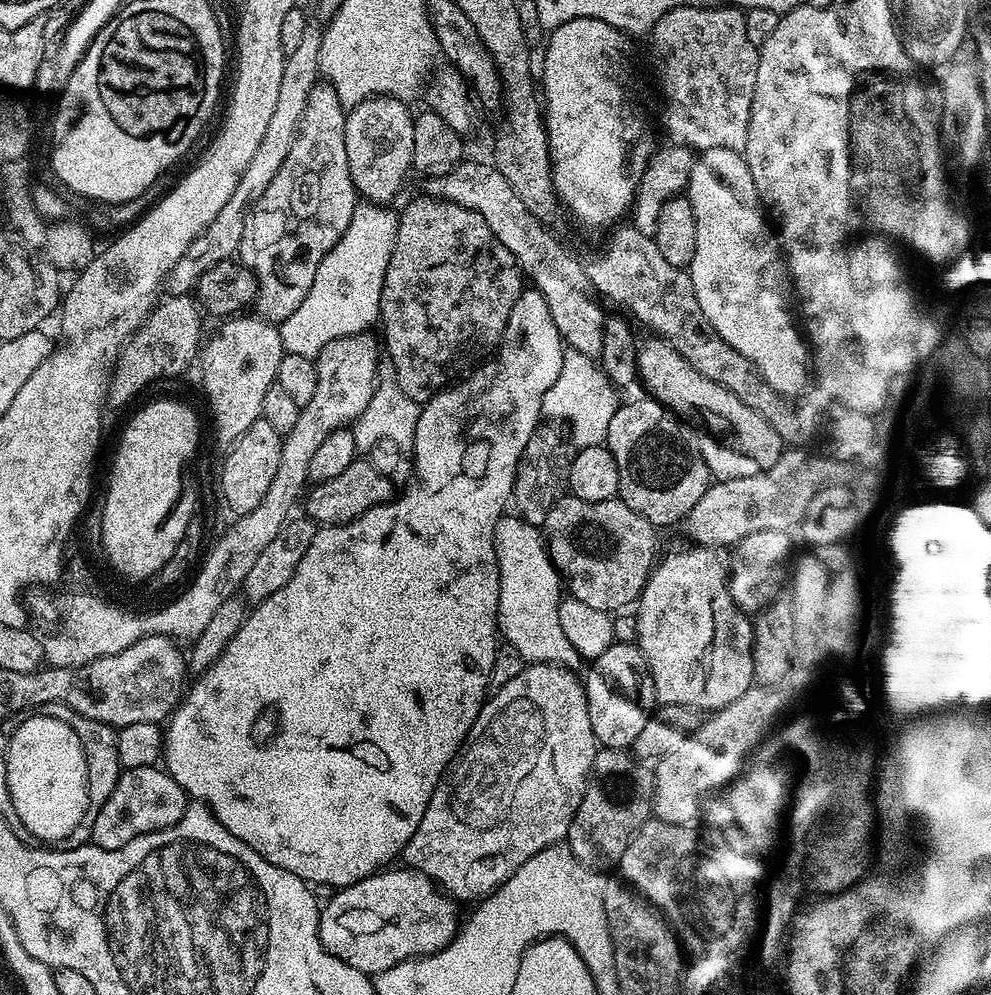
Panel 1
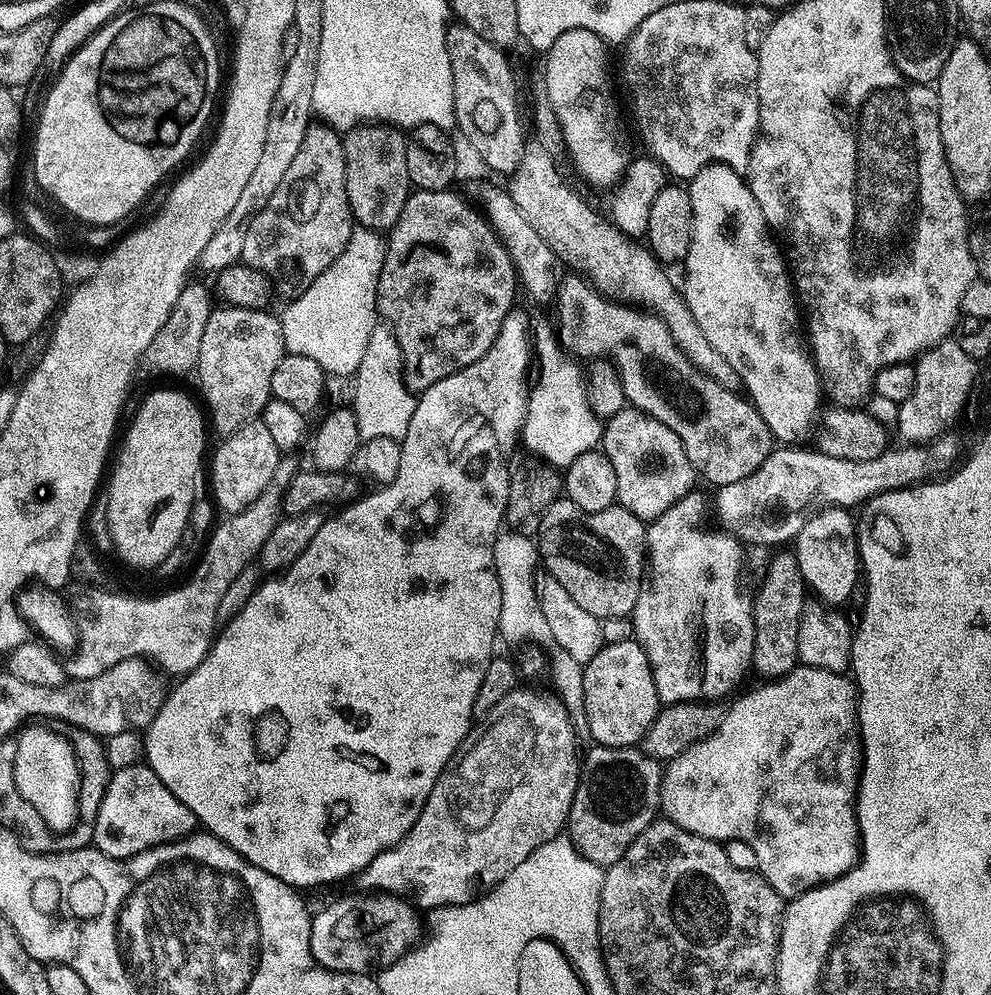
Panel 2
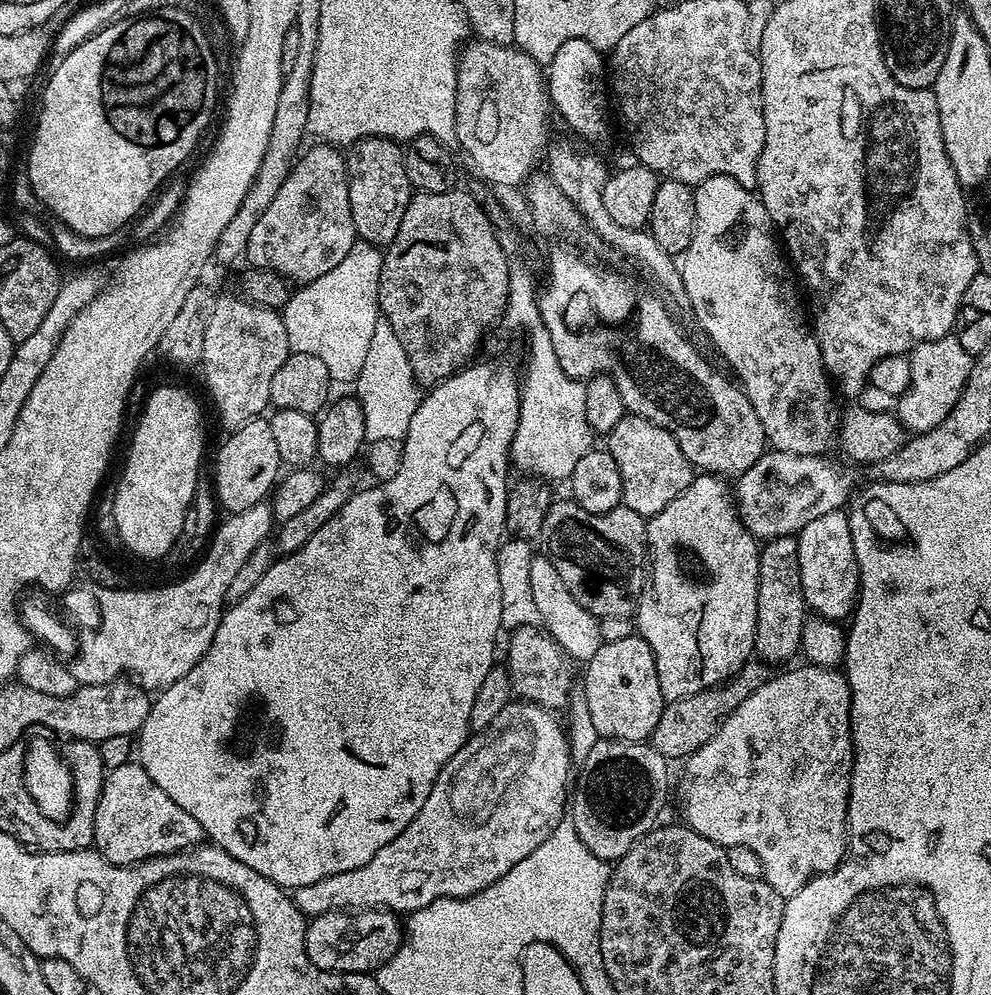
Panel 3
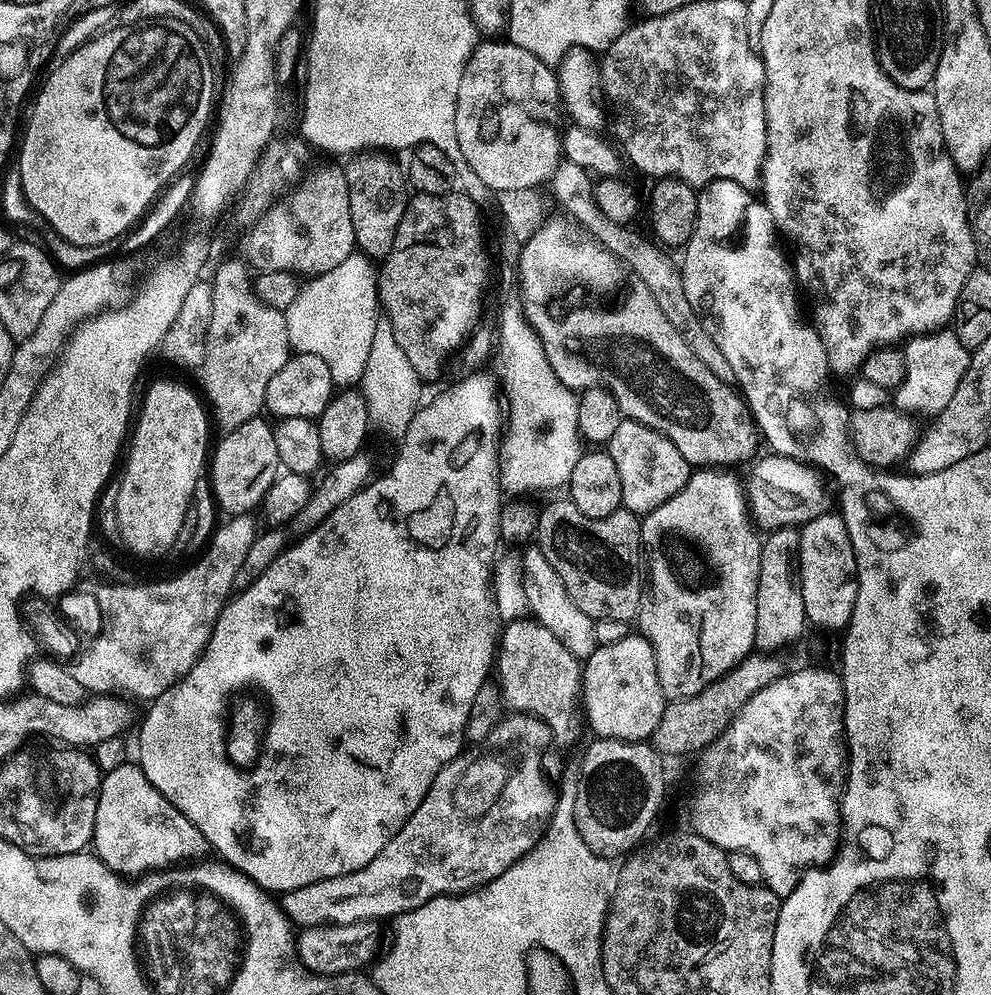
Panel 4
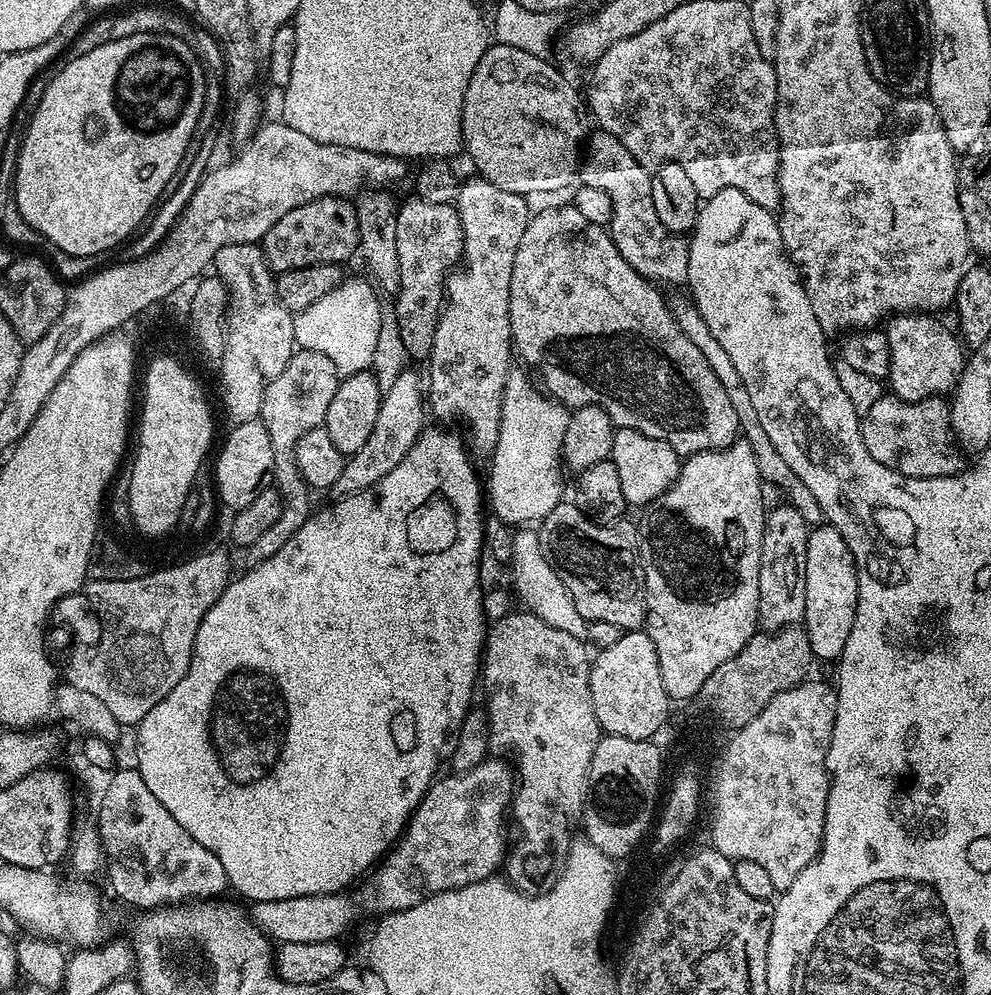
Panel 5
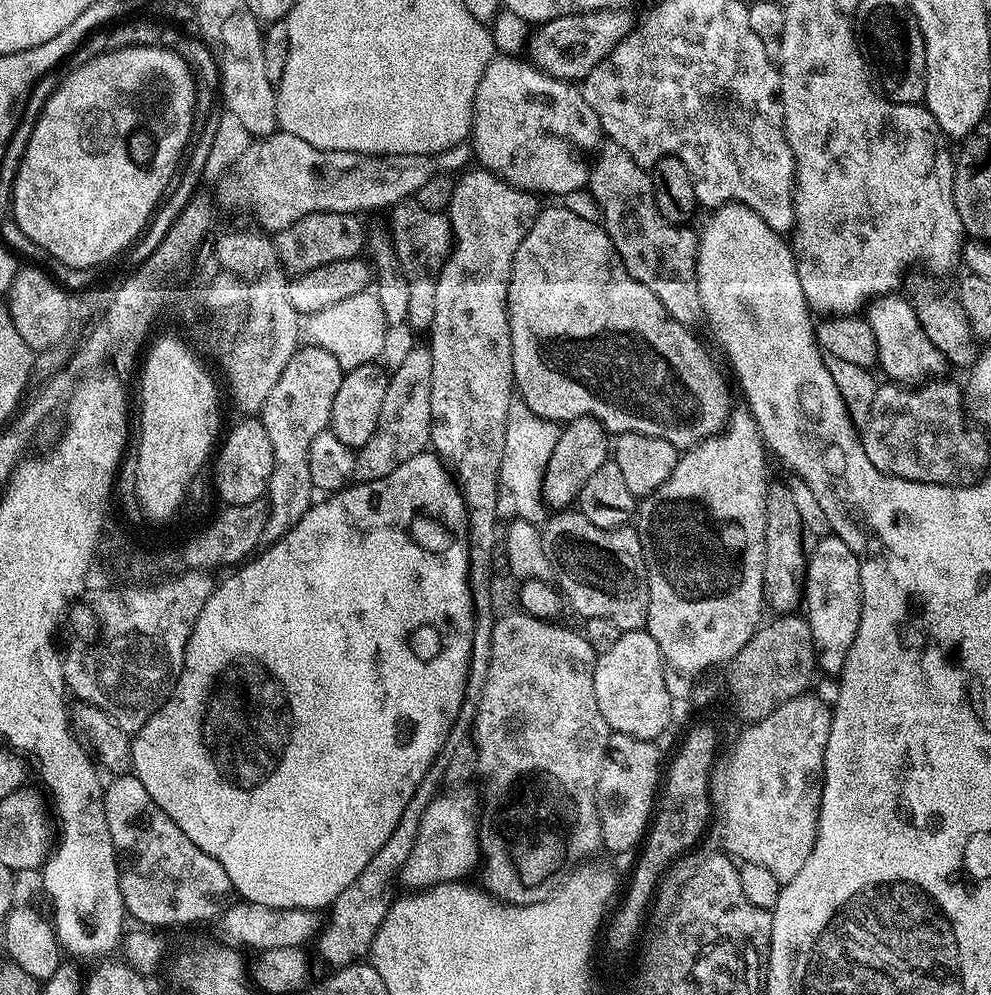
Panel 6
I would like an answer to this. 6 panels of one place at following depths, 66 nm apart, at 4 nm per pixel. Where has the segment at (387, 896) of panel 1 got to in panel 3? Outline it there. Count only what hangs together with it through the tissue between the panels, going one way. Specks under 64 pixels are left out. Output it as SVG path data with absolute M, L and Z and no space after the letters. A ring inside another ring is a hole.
M337 910L317 916L304 929L304 949L315 968L375 973L400 949L402 920L391 910Z

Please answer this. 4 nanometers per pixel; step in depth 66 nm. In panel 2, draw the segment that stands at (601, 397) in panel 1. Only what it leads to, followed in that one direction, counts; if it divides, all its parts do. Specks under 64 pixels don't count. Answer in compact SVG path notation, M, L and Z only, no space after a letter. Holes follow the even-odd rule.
M546 326L537 332L535 329L534 354L538 364L540 360L540 376L529 391L522 442L533 451L533 455L553 467L565 468L578 455L599 447L604 424L590 404L585 371L566 360L567 353L553 328Z

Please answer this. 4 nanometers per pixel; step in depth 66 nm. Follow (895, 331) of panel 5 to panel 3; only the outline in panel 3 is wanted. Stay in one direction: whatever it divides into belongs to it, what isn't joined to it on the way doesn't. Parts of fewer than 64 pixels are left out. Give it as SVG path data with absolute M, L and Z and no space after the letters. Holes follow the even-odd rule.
M954 334L917 344L908 356L910 386L895 401L894 415L912 434L923 434L938 426L954 410L966 378L970 378L973 356L965 350Z

